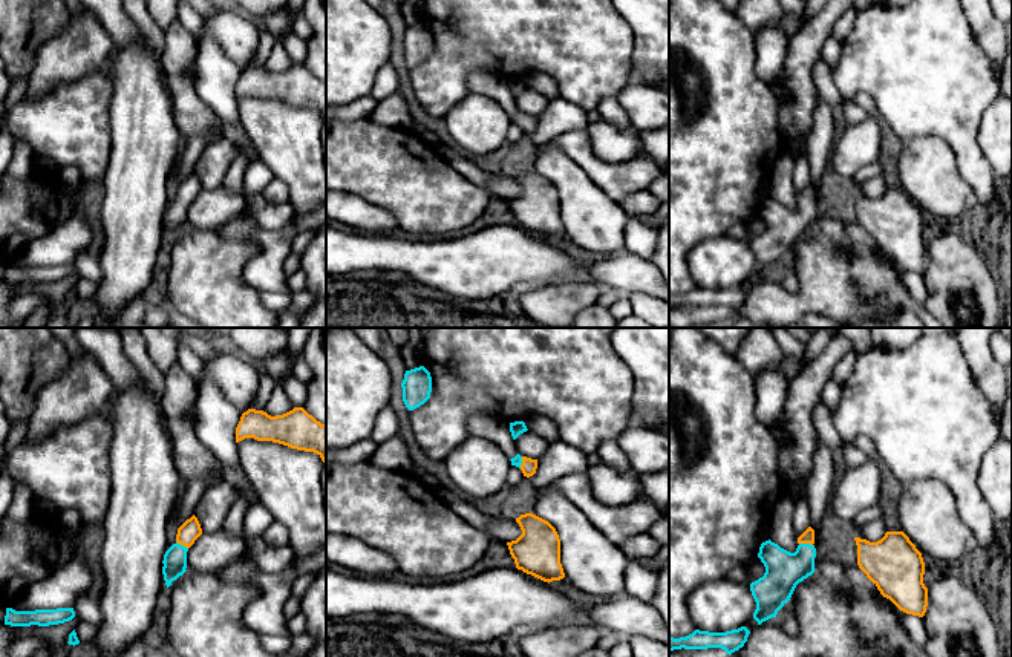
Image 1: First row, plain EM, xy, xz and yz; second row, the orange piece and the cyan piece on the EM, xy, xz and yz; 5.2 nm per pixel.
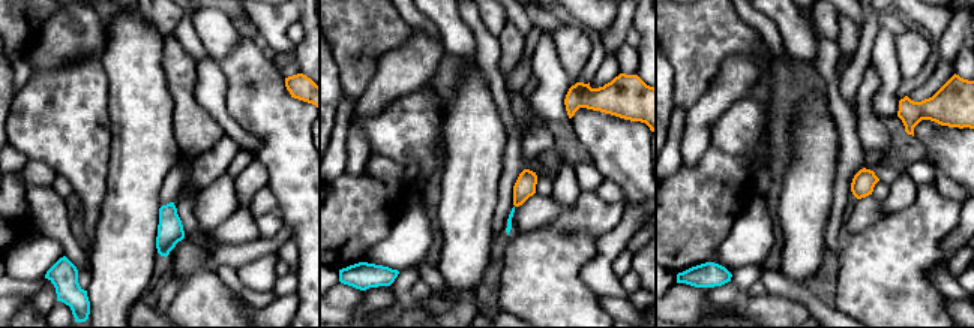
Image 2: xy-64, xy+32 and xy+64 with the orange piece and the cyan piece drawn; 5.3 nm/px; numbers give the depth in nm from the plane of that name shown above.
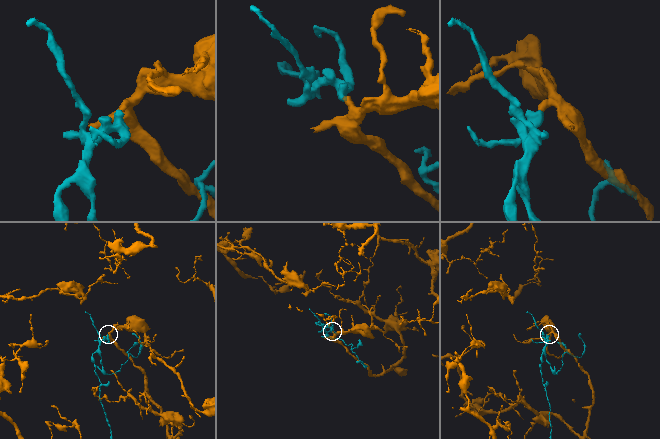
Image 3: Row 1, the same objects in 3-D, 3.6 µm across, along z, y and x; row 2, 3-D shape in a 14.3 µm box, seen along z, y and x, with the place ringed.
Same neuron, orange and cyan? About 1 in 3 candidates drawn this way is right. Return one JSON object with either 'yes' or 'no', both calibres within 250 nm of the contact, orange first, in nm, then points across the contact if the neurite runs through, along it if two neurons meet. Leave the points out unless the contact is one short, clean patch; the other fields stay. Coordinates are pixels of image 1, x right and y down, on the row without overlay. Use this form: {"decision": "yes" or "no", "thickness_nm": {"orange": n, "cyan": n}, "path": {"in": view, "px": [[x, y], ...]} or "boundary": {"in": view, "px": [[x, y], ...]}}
{"decision": "yes", "thickness_nm": {"orange": 70, "cyan": 200}, "path": {"in": "yz", "px": [[807, 193], [806, 199], [784, 227]]}}

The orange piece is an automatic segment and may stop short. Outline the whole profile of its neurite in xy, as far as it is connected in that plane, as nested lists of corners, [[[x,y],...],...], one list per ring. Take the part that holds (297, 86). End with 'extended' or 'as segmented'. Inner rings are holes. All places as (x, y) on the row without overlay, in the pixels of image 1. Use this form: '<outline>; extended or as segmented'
[[[294,64],[276,74],[263,67],[248,66],[236,84],[236,100],[245,95],[314,109],[326,121],[326,81],[317,78],[303,64]]]; as segmented

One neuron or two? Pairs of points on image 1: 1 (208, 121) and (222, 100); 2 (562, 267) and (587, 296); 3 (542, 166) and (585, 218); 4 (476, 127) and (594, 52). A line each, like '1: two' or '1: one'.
1: two
2: two
3: one
4: two

